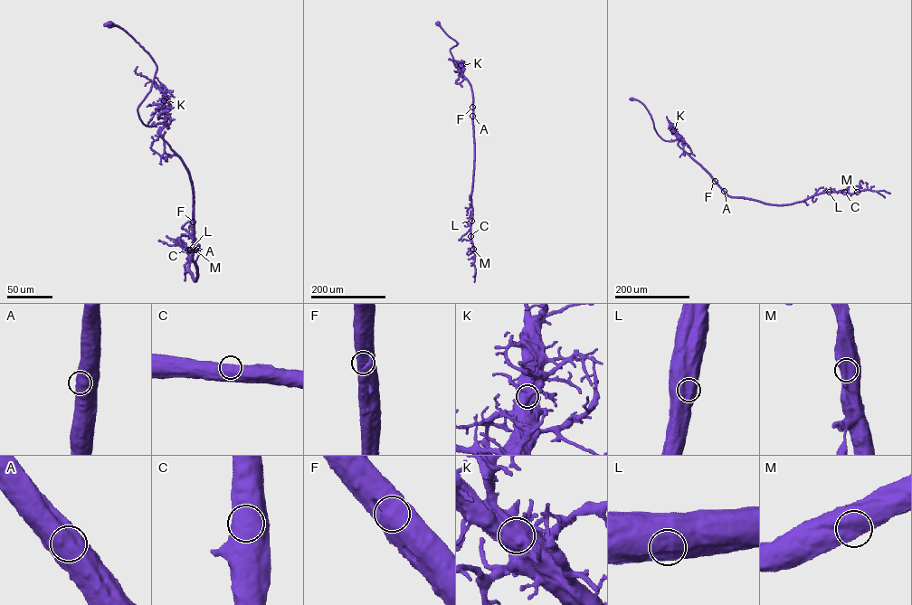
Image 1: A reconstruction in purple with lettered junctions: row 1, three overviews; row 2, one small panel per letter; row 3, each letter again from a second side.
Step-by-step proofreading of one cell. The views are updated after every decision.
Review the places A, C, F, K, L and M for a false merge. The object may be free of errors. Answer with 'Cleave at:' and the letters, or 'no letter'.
Cleave at: no letter

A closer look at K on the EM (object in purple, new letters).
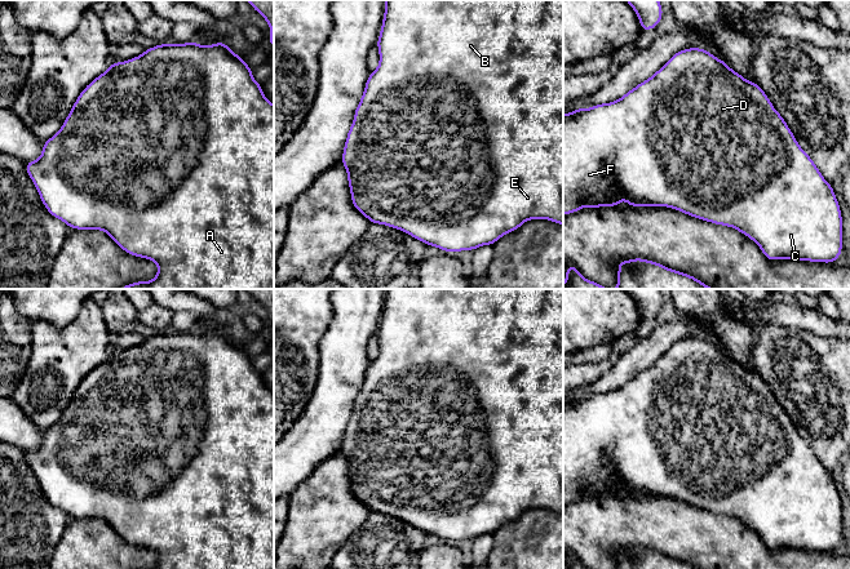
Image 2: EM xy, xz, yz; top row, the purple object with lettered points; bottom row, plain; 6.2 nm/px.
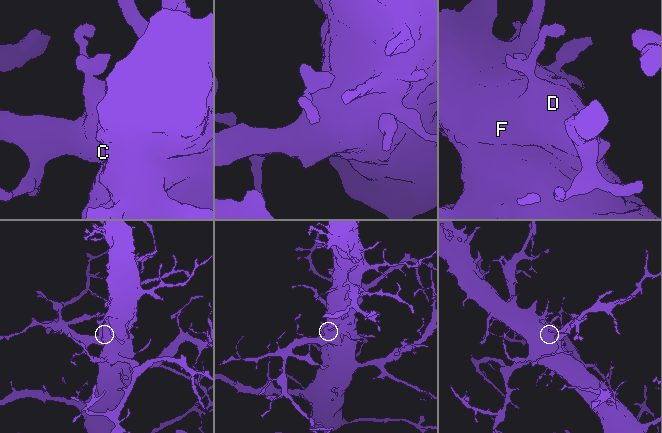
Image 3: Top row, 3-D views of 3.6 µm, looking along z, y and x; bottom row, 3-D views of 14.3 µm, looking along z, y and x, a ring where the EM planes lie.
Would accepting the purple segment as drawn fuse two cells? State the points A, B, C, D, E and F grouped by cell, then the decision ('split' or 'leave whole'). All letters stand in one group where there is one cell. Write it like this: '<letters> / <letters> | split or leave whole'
A B C D E F | leave whole

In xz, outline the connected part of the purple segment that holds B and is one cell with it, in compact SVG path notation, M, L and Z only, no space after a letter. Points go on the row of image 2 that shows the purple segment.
M384 0L385 13L377 39L378 67L369 72L363 95L355 108L353 124L347 132L341 163L347 172L347 182L354 208L371 223L385 225L439 248L447 253L474 250L482 245L493 245L501 236L518 230L530 219L548 219L563 225L563 0Z

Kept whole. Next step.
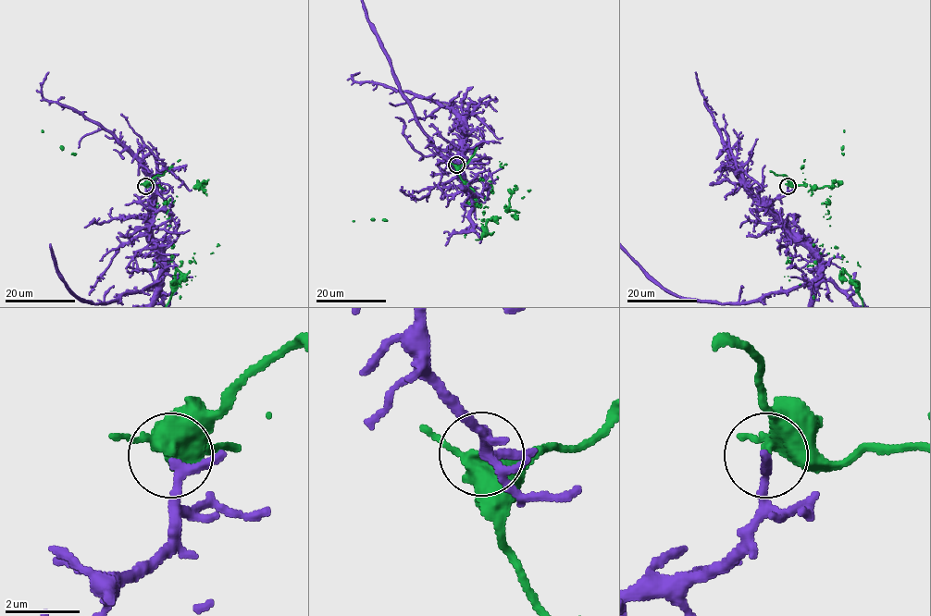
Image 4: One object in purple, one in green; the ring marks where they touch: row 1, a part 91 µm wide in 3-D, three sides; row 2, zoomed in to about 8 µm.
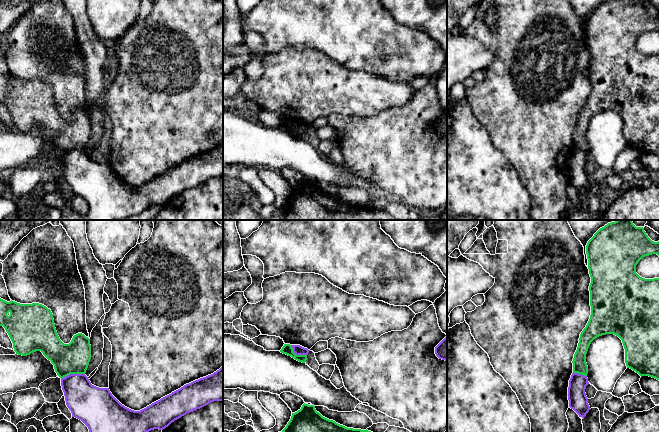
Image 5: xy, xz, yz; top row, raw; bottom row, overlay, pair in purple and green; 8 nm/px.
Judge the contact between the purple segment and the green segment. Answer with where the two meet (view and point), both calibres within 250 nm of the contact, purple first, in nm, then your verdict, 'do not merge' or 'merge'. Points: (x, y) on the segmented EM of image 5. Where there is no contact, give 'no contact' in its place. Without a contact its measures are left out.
contact xy (72, 374); calibres 280 and 260 nm; do not merge

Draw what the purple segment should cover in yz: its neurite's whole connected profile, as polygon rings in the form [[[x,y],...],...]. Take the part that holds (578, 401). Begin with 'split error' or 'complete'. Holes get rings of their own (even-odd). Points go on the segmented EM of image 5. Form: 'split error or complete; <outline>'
complete; [[[574,372],[572,373],[568,387],[569,407],[583,419],[590,410],[588,398],[585,393],[588,384],[587,376]]]

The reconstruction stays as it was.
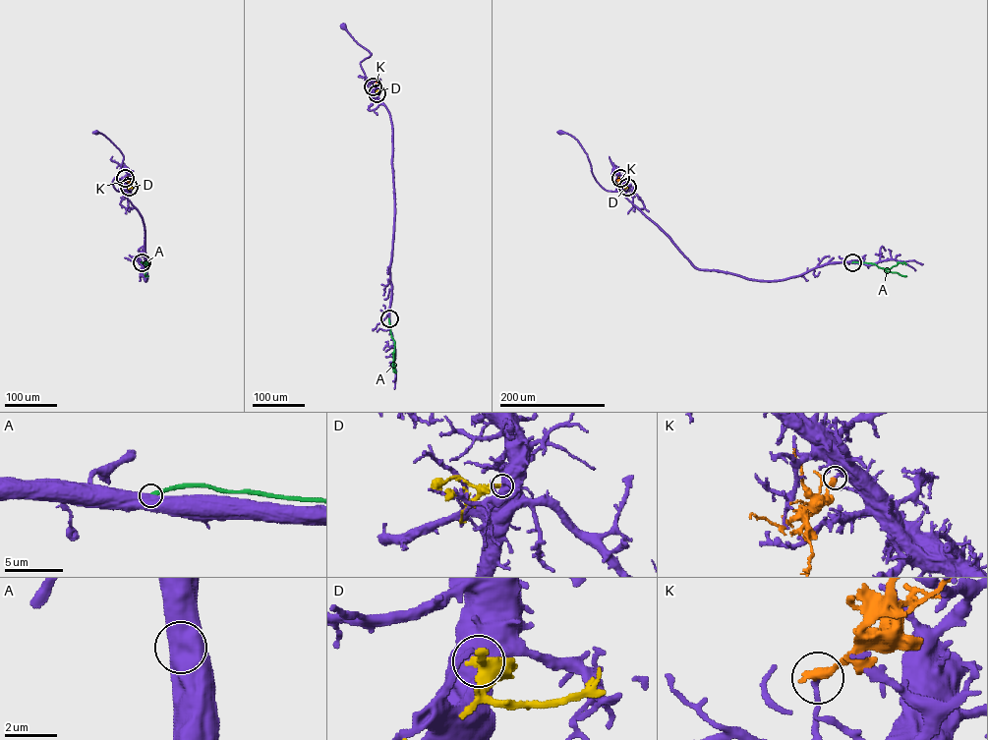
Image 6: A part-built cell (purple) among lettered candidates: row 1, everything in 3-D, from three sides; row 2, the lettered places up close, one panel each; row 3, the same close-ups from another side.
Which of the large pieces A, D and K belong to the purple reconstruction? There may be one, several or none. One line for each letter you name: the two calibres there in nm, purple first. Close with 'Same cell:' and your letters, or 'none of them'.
Same cell: none of them

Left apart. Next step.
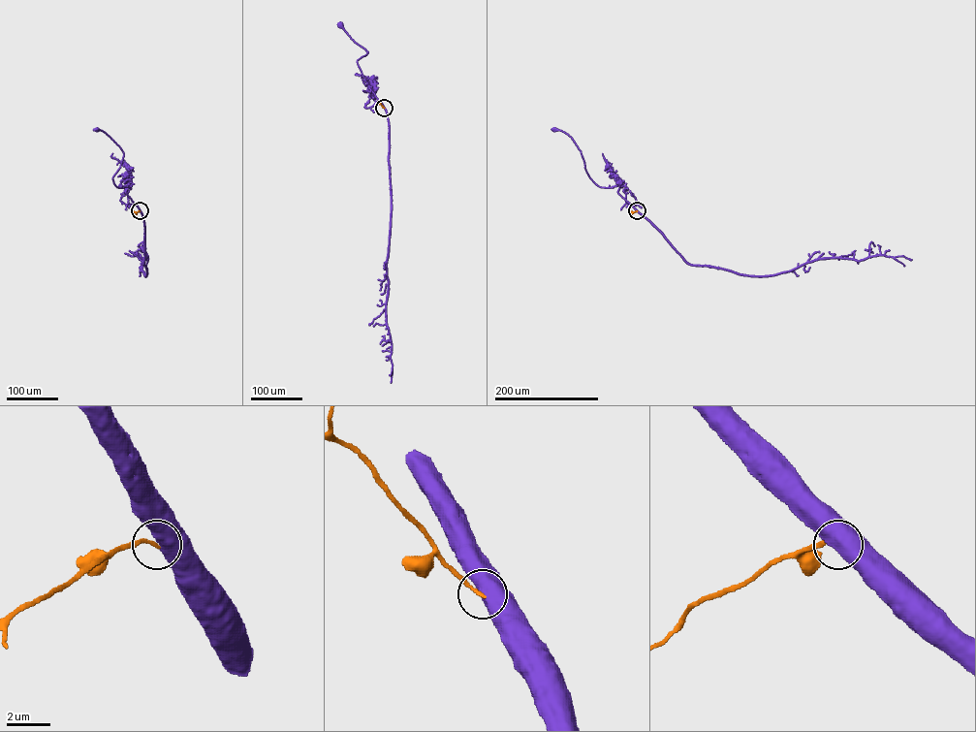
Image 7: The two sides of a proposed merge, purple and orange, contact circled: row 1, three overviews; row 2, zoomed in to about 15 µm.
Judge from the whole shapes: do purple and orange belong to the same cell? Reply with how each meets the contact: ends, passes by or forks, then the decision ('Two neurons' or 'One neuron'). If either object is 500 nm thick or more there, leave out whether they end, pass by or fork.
One neuron

